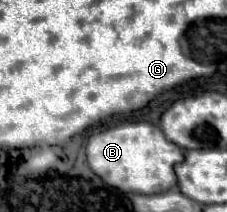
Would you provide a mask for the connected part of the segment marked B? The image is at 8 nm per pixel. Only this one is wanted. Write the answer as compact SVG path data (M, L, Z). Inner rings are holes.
M123 122L93 134L87 142L87 164L89 168L111 188L125 194L159 194L177 186L173 166L183 162L183 150L171 144L159 126L149 122Z

